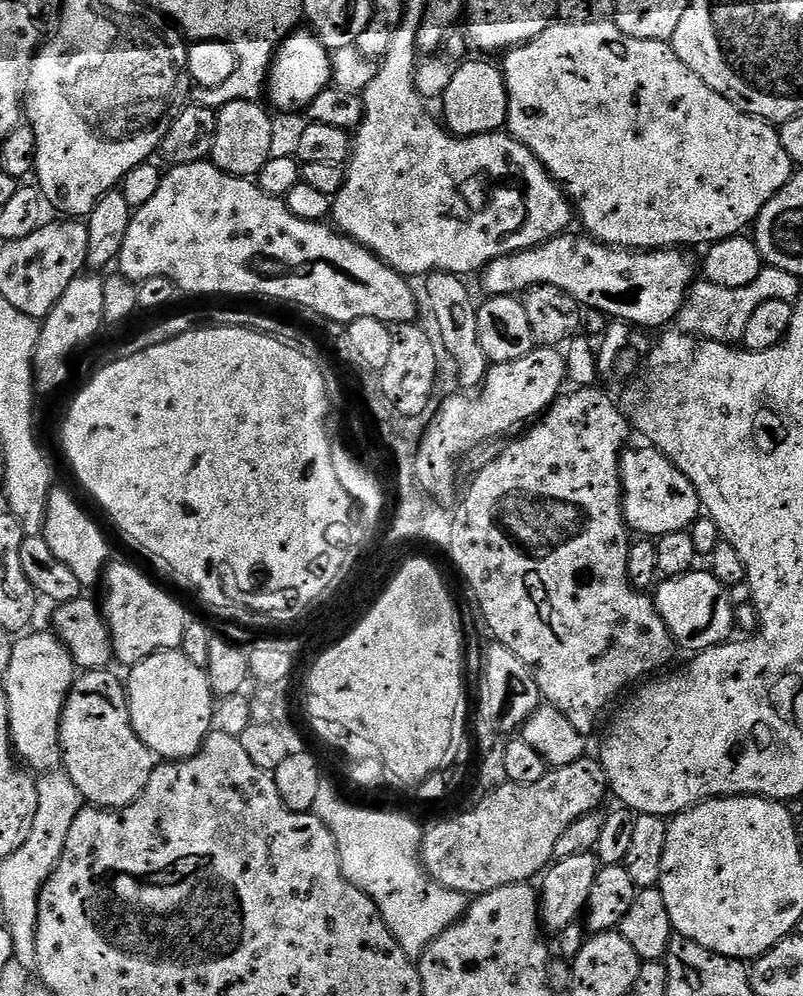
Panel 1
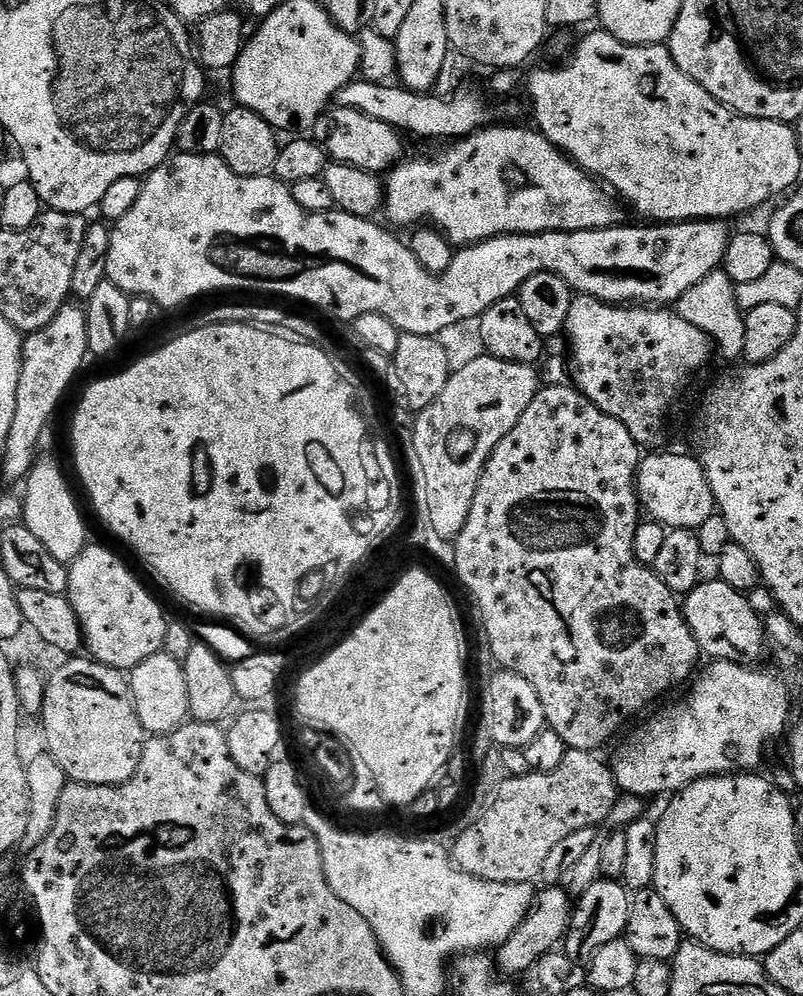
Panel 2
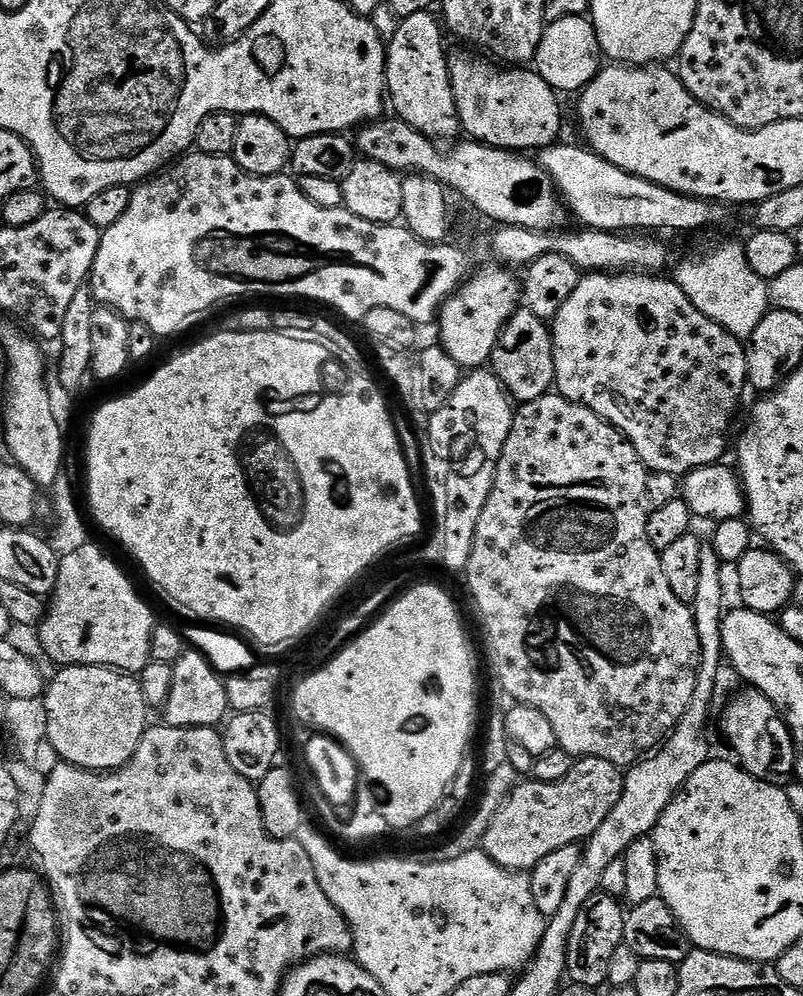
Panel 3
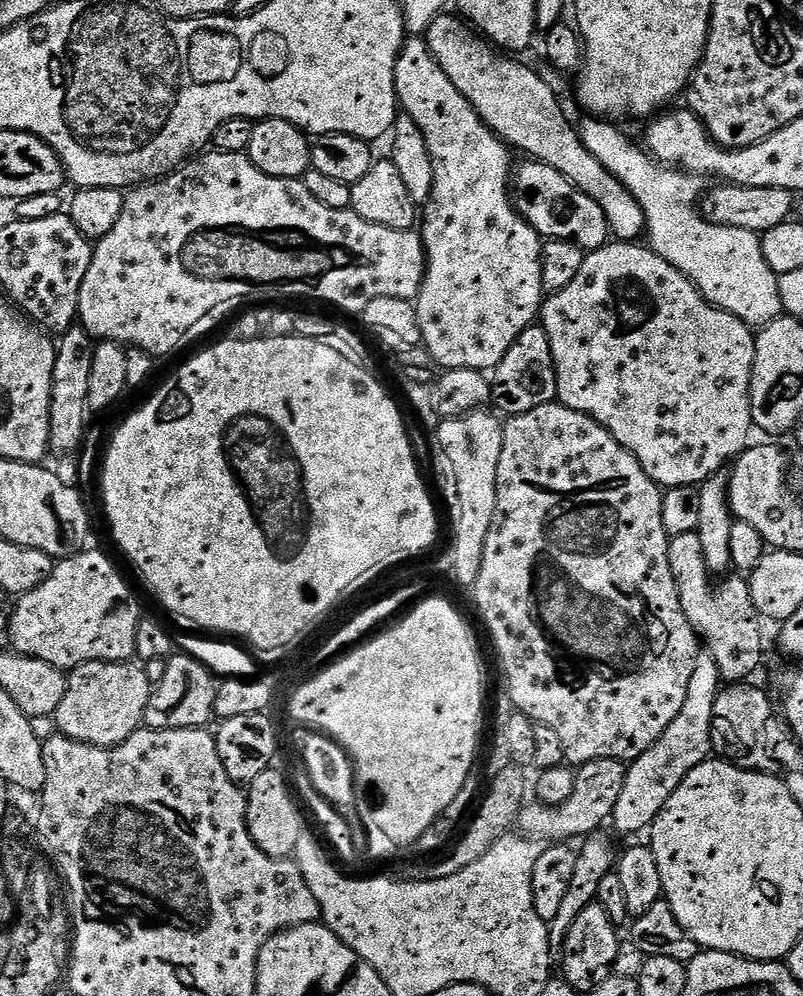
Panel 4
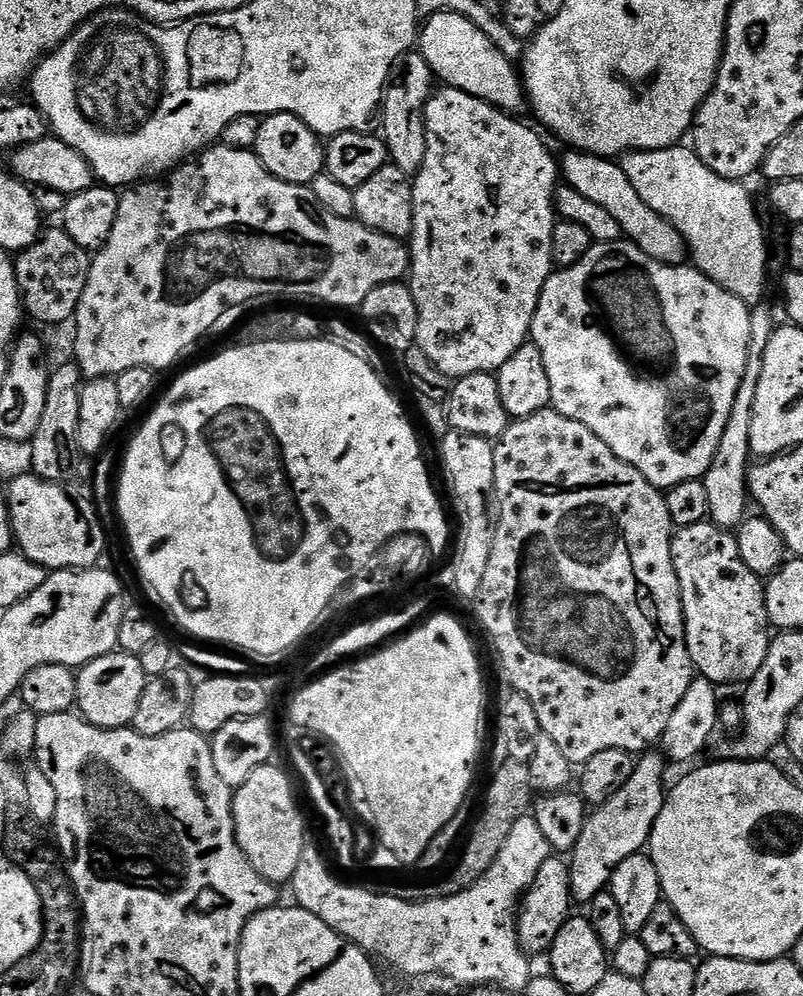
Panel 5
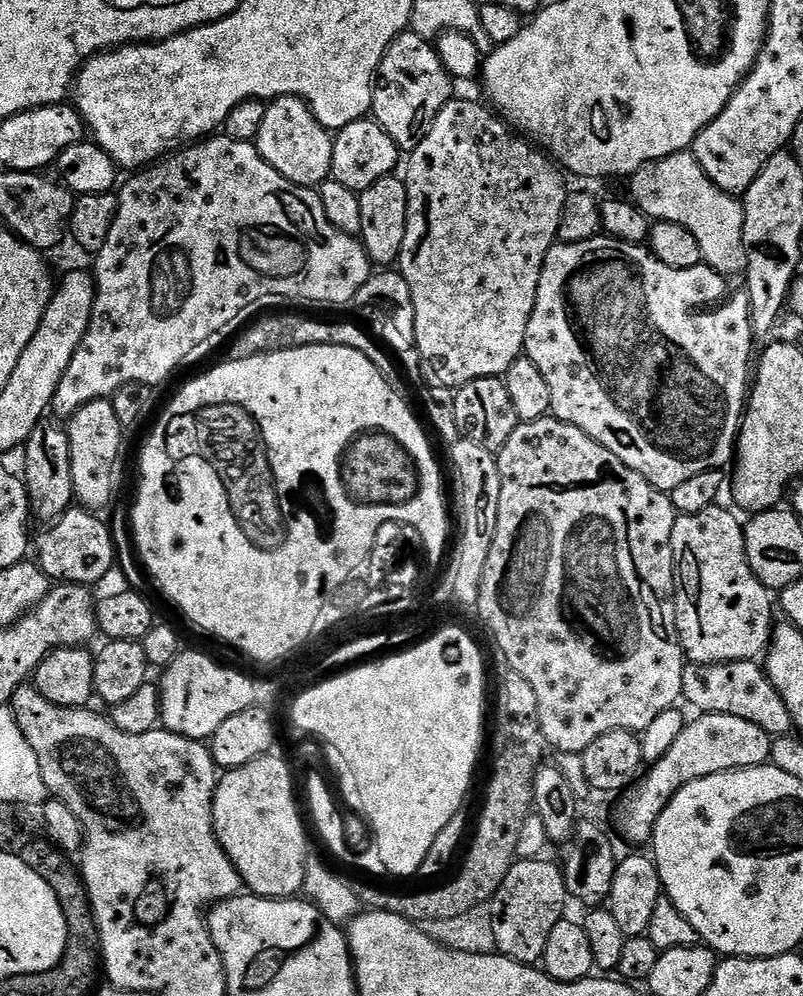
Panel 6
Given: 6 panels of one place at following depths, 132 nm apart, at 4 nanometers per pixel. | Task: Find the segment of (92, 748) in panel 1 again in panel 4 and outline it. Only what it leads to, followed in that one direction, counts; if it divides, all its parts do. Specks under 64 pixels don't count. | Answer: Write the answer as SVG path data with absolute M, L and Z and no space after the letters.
M86 662L71 669L67 678L66 698L62 698L54 717L59 735L99 748L116 748L144 724L153 684L139 663Z

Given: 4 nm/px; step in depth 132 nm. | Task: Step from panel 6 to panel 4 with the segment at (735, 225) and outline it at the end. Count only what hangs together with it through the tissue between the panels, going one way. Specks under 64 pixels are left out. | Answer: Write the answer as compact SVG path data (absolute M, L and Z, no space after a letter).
M591 114L583 117L585 120L578 124L578 131L580 133L580 141L582 146L586 146L586 150L590 150L590 154L594 154L594 158L598 158L598 162L602 162L602 166L606 166L606 170L610 170L610 174L614 174L614 178L618 178L618 182L622 182L622 186L626 186L626 190L630 190L630 194L642 206L644 211L644 227L646 229L646 240L653 252L657 252L663 260L670 262L670 266L674 266L674 270L678 270L683 274L687 280L702 293L707 300L710 301L716 308L726 310L730 314L734 314L734 318L738 318L743 322L747 328L759 330L766 327L770 322L774 322L784 312L782 306L782 294L778 294L778 282L780 277L777 276L774 270L770 270L770 265L766 263L766 258L762 258L762 246L760 245L760 236L750 230L738 230L734 226L718 226L714 222L710 222L703 214L701 214L698 207L705 191L706 184L701 177L683 170L677 170L667 164L662 164L649 154L639 143L636 144L623 132L623 127L617 126L615 123L609 122L604 118L597 118Z

